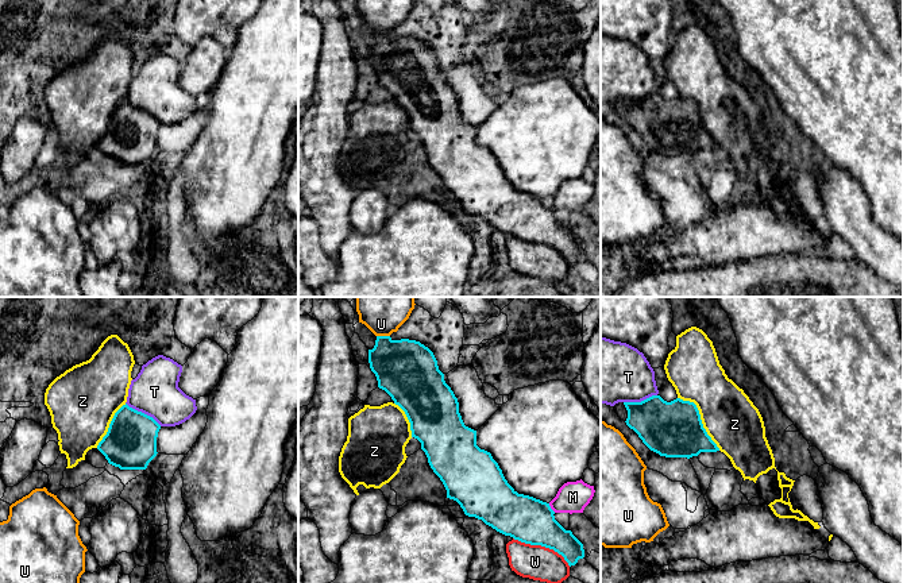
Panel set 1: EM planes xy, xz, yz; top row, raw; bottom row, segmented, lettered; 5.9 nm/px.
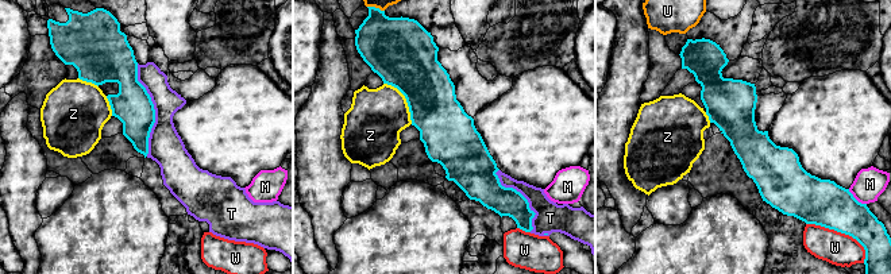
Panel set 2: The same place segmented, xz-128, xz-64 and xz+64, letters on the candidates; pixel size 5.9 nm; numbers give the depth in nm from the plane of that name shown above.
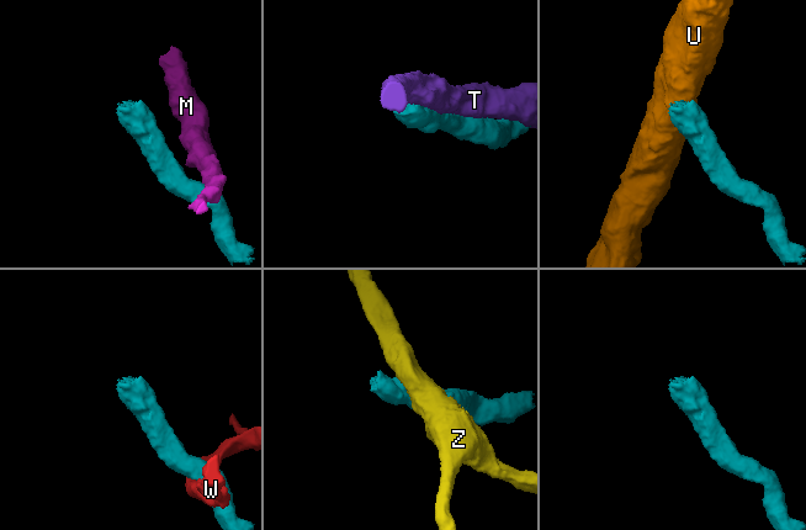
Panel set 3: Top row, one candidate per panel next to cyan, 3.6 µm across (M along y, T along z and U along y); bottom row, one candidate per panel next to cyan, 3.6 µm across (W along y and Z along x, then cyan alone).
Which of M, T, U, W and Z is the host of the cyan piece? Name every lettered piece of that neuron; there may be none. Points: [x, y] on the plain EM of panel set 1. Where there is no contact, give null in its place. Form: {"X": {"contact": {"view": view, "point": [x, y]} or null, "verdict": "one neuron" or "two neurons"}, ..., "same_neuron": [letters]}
{"M": {"contact": {"view": "xz", "point": [550, 205]}, "verdict": "two neurons"}, "T": {"contact": {"view": "xy", "point": [143, 111]}, "verdict": "one neuron"}, "U": {"contact": {"view": "xz", "point": [384, 34]}, "verdict": "two neurons"}, "W": {"contact": {"view": "xz", "point": [543, 243]}, "verdict": "two neurons"}, "Z": {"contact": {"view": "yz", "point": [699, 116]}, "verdict": "two neurons"}, "same_neuron": ["T"]}

